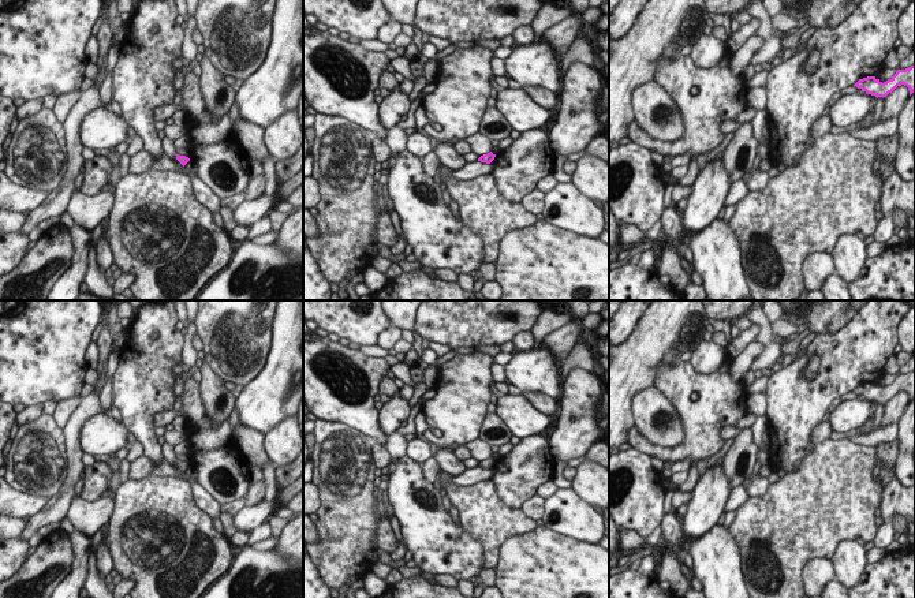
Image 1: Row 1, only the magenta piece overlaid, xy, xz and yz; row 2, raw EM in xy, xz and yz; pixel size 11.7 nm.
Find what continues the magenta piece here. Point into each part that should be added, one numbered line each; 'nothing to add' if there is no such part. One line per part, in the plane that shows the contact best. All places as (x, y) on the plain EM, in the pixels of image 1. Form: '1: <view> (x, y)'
nothing to add

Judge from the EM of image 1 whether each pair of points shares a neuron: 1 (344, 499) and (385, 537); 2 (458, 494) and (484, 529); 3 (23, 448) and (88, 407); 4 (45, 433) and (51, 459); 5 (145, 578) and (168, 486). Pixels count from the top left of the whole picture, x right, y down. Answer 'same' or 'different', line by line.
1: different
2: same
3: different
4: same
5: same

